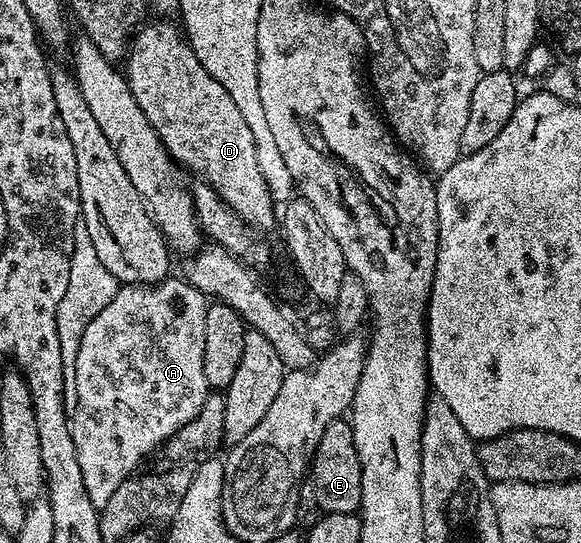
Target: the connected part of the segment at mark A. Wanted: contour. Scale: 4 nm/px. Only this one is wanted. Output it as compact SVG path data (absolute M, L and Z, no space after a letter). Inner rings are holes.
M172 275L157 285L120 285L116 290L114 299L90 319L90 327L86 327L82 334L82 343L78 347L78 359L76 360L76 370L74 371L74 383L78 387L78 399L75 409L70 413L70 424L72 427L72 438L74 439L74 451L78 451L78 468L82 470L82 483L86 483L86 491L90 495L90 503L99 511L106 503L110 503L110 495L122 487L122 483L128 480L137 472L136 469L143 463L144 457L151 458L156 450L164 442L173 437L183 425L190 423L198 411L202 411L202 403L210 395L208 384L206 383L206 367L204 366L204 356L206 355L206 311L209 302L204 294L200 293L179 276Z

